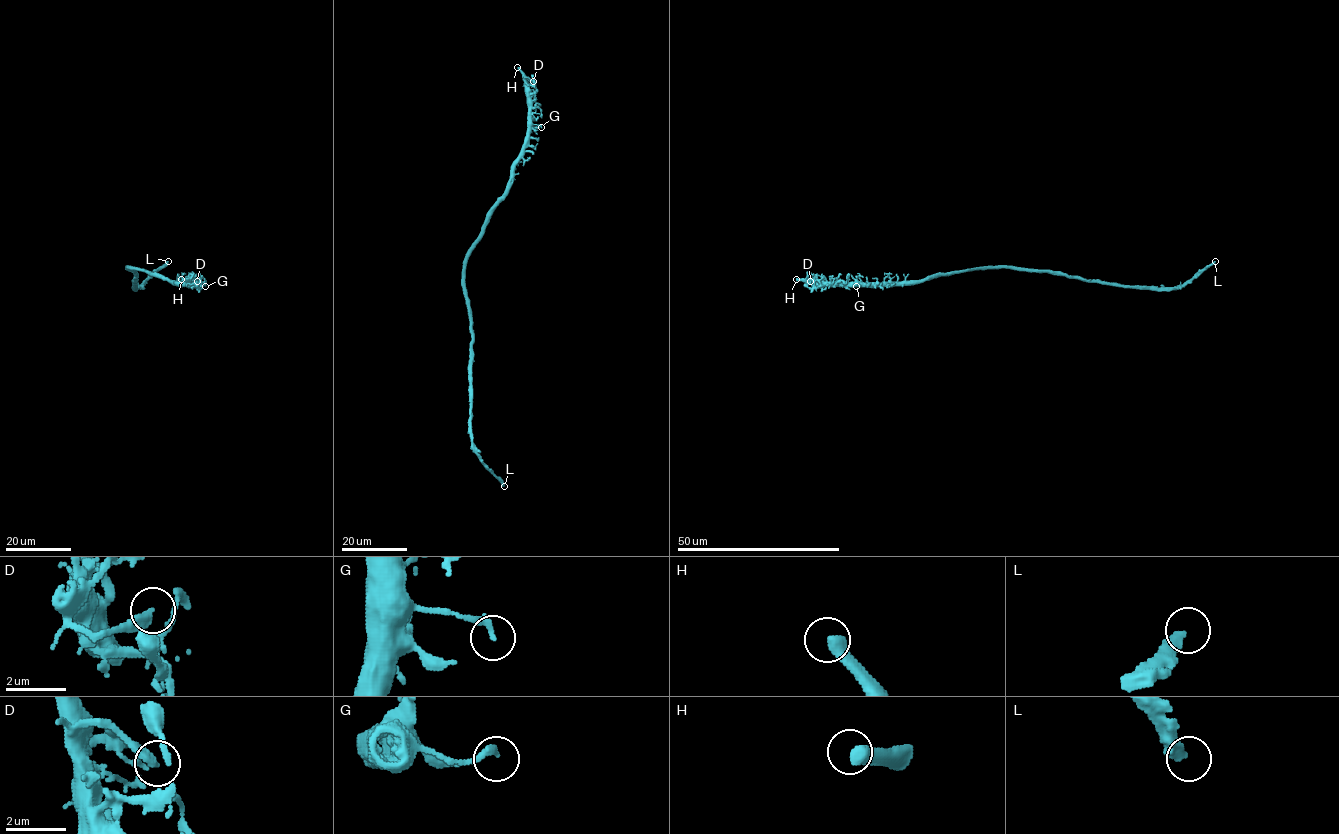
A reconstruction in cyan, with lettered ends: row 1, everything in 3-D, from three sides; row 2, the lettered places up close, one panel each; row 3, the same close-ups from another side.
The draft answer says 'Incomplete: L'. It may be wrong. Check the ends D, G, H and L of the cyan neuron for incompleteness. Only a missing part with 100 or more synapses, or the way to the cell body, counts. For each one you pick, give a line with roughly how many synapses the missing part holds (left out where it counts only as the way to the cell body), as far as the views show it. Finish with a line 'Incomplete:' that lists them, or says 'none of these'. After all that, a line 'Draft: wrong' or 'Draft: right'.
L: 100 syn
Incomplete: L
Draft: right

